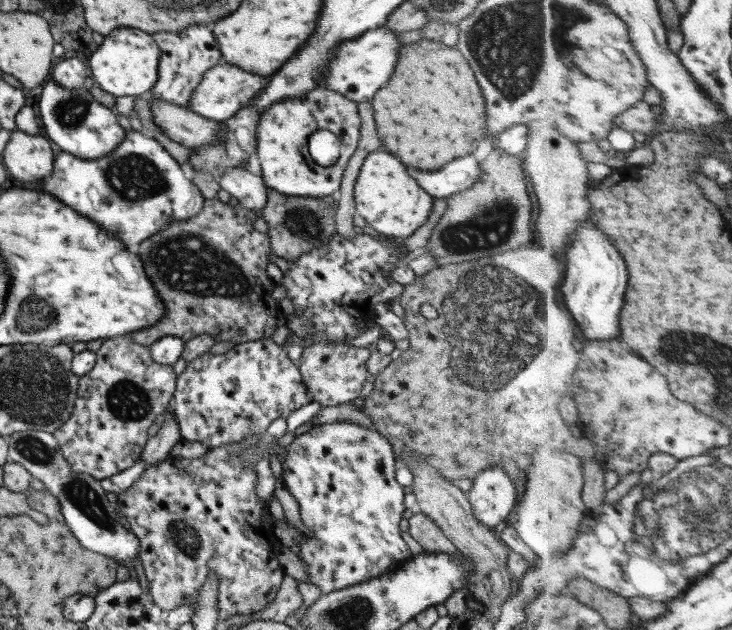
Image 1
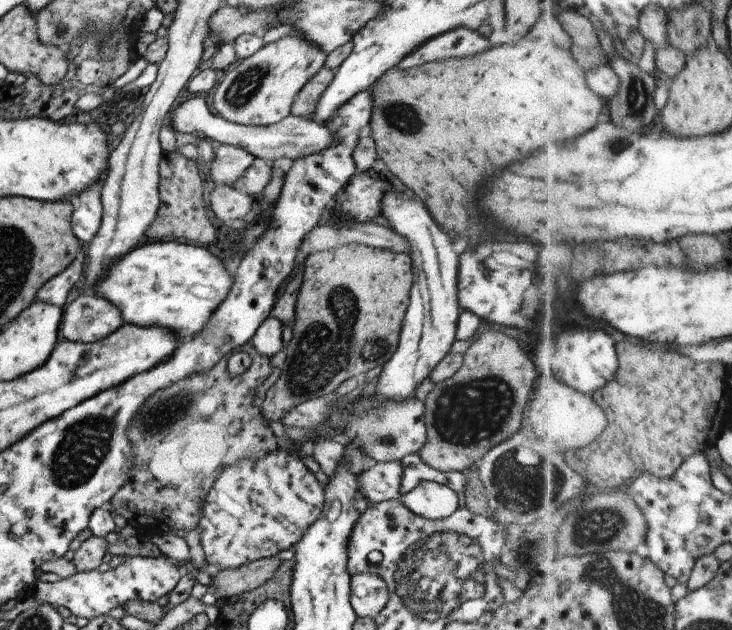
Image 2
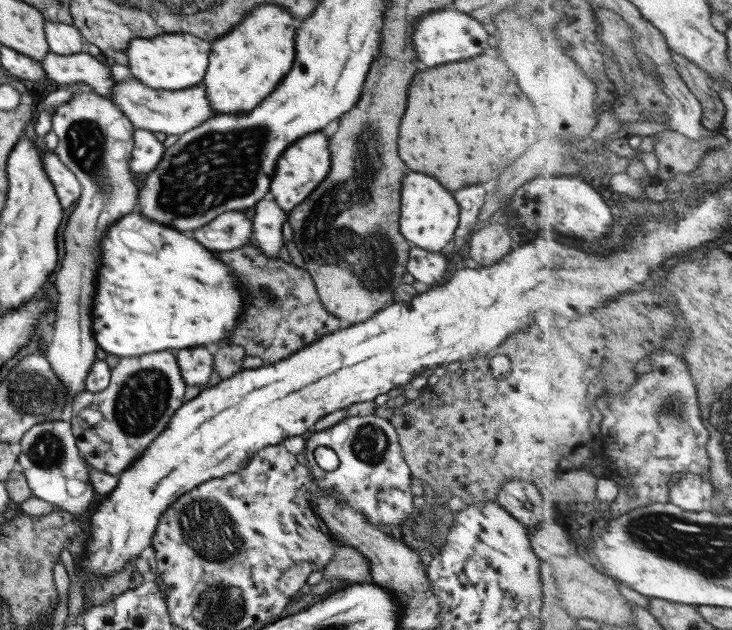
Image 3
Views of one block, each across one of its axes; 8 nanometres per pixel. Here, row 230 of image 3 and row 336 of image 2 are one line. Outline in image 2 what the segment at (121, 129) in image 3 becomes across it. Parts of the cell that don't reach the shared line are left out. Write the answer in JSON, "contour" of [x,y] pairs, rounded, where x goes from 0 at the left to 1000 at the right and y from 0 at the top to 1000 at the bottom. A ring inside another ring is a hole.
{"contour":[[[115,465],[86,490],[83,522],[90,541],[127,544],[145,537],[169,513],[157,483],[131,467]]]}

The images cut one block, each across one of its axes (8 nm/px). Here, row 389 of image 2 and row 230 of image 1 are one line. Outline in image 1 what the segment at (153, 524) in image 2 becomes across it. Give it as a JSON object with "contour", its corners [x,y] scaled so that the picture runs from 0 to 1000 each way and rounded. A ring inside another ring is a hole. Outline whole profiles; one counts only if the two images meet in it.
{"contour":[[[299,316],[280,317],[279,332],[257,349],[238,351],[230,362],[202,375],[191,384],[184,400],[191,405],[194,417],[199,419],[199,432],[210,448],[213,460],[224,467],[224,505],[213,511],[208,521],[197,521],[191,527],[175,530],[195,549],[205,551],[223,533],[240,533],[251,541],[273,530],[286,530],[294,537],[294,544],[316,543],[328,548],[342,540],[370,538],[377,530],[380,517],[392,514],[392,498],[385,494],[377,471],[380,449],[372,446],[363,433],[369,419],[366,403],[373,403],[369,394],[366,371],[350,367],[348,337],[331,327],[314,327]]]}

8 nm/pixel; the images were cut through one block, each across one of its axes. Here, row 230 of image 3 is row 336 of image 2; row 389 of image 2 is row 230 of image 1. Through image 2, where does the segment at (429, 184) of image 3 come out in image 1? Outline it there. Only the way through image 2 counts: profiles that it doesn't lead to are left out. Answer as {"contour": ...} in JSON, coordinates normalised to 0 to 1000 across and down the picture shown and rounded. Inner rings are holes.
{"contour":[[[511,240],[503,244],[490,271],[484,294],[484,314],[492,344],[497,346],[499,352],[503,352],[511,365],[515,365],[520,373],[548,379],[566,371],[566,367],[571,365],[585,349],[596,316],[568,290],[568,284],[555,273],[555,263],[541,248],[536,248],[530,241]]]}

